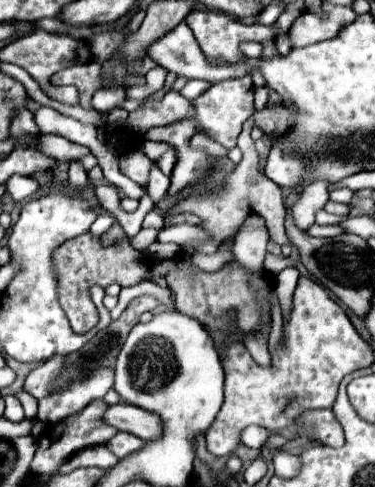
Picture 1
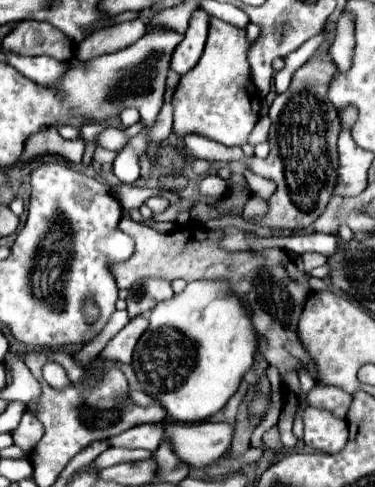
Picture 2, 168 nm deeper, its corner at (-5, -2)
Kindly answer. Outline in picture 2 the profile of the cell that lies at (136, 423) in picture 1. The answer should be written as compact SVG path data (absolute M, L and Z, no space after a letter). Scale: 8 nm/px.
M200 421L190 425L166 423L166 439L172 443L176 455L192 467L206 467L216 459L220 459L230 449L232 437L234 437L234 425L230 423L212 423L212 421Z

